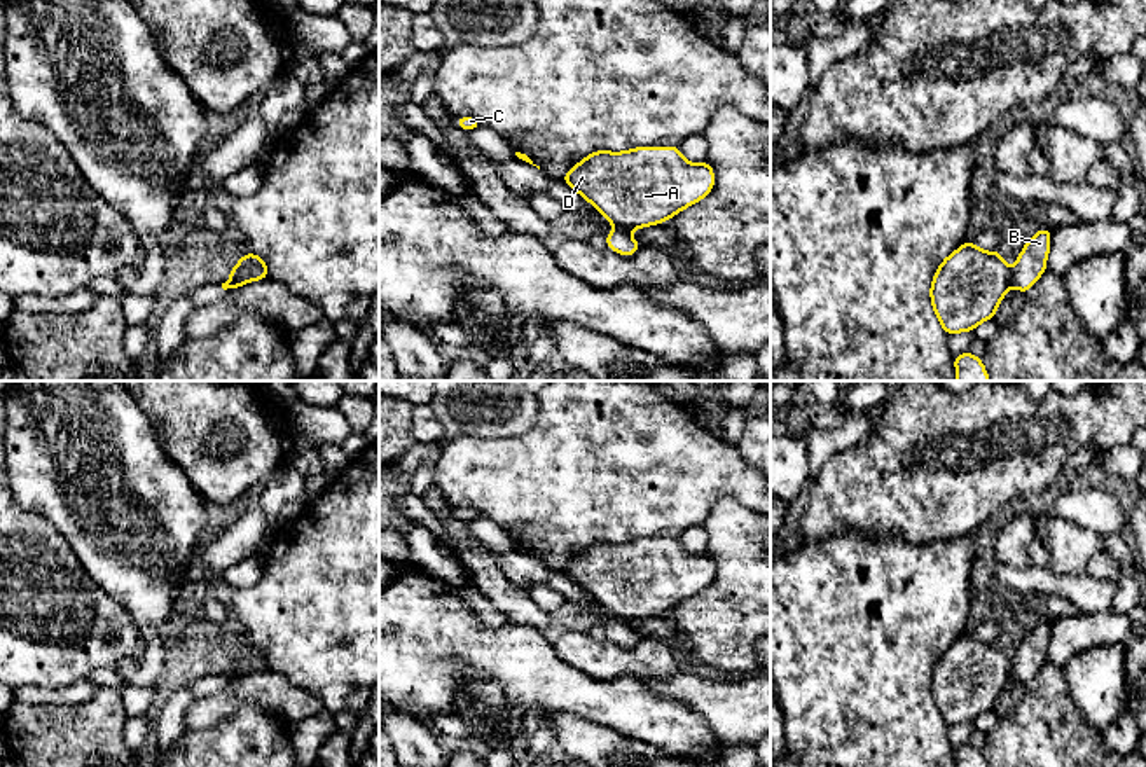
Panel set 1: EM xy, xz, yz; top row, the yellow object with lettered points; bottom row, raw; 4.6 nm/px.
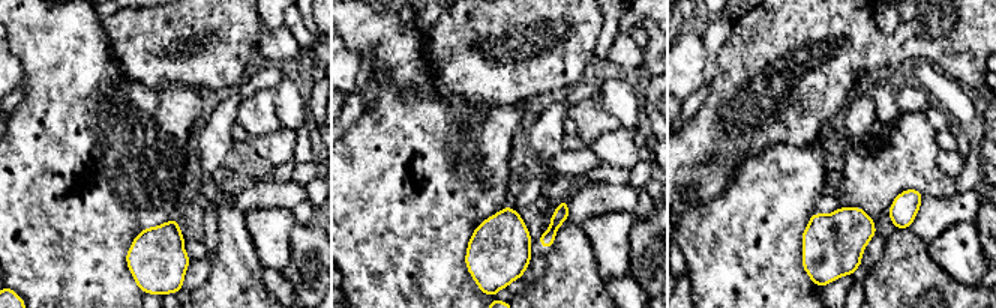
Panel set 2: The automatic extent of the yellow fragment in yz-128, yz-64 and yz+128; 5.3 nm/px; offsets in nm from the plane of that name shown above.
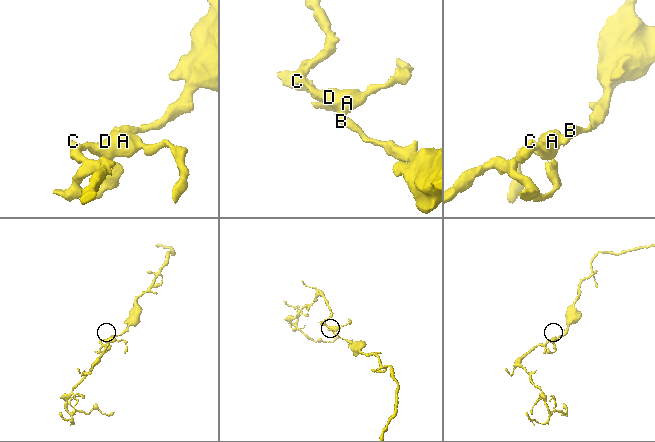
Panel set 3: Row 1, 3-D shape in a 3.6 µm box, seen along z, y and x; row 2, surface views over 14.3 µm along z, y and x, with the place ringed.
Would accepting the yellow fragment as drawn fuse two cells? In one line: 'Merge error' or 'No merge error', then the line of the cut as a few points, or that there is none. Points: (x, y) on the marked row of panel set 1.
Merge error. Split along yz (1012, 269), (1012, 282), (1008, 285)

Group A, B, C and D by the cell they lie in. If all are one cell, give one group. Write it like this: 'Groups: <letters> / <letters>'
Groups: A C D / B

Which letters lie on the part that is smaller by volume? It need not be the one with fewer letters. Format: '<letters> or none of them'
A, C, D

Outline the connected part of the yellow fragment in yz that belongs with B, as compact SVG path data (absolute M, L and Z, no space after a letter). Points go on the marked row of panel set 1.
M1039 229L1029 241L1025 241L1024 250L1017 257L1015 266L1011 269L1011 288L1017 288L1024 294L1046 271L1050 238L1050 229Z

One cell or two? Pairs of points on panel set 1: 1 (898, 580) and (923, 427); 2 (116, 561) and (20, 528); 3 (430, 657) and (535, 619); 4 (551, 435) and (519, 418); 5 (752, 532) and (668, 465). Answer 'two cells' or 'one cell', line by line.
1: two cells
2: two cells
3: two cells
4: two cells
5: two cells

